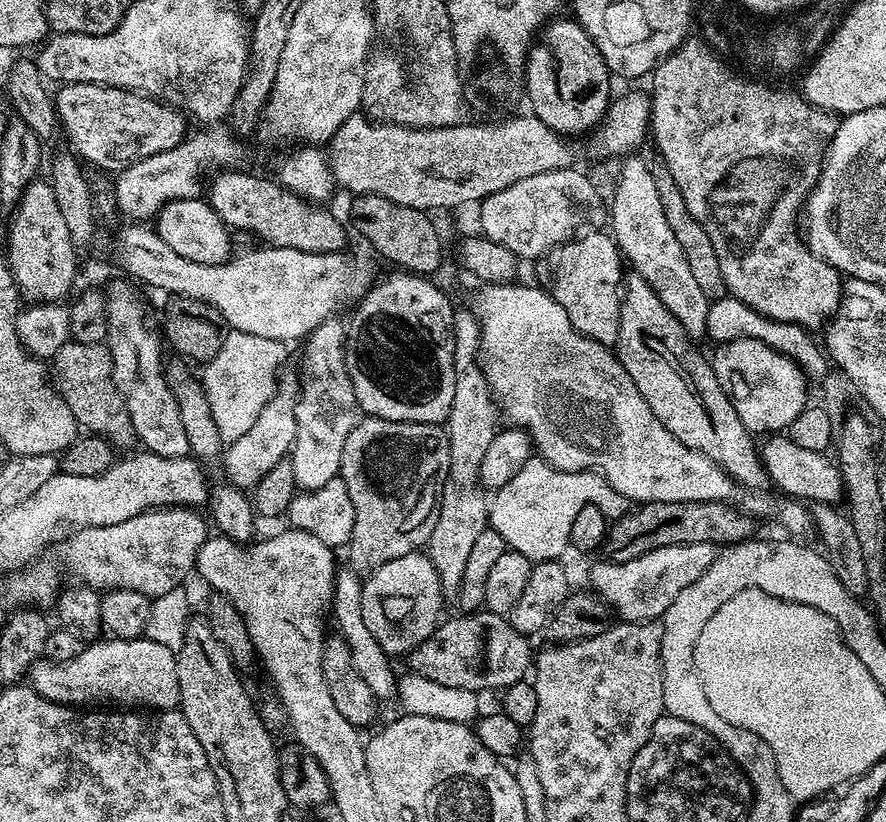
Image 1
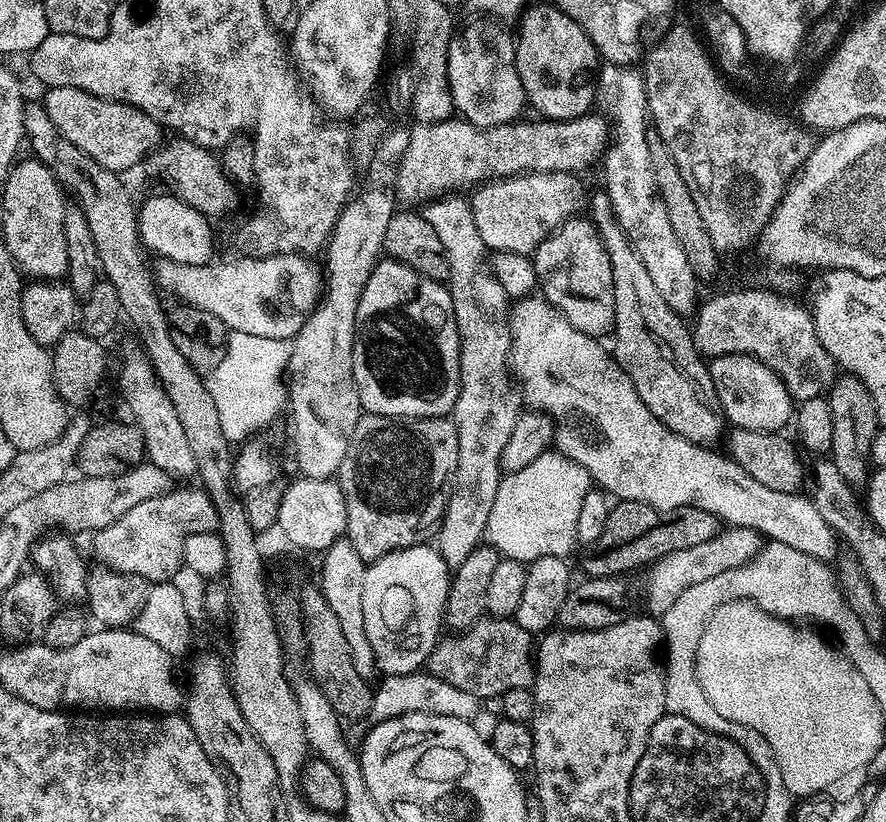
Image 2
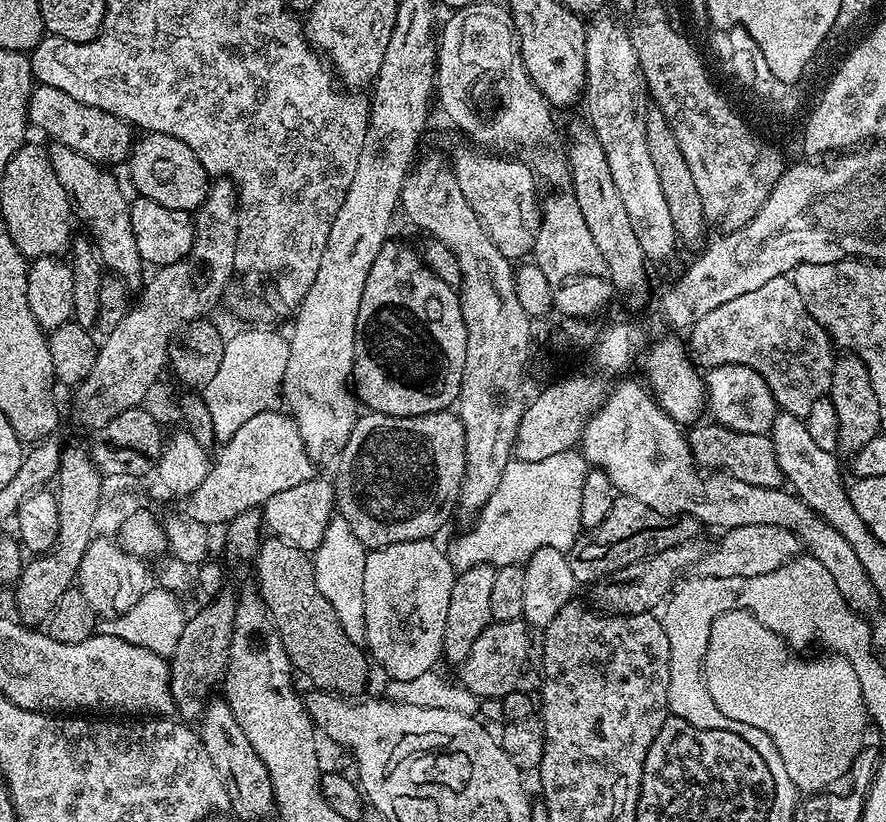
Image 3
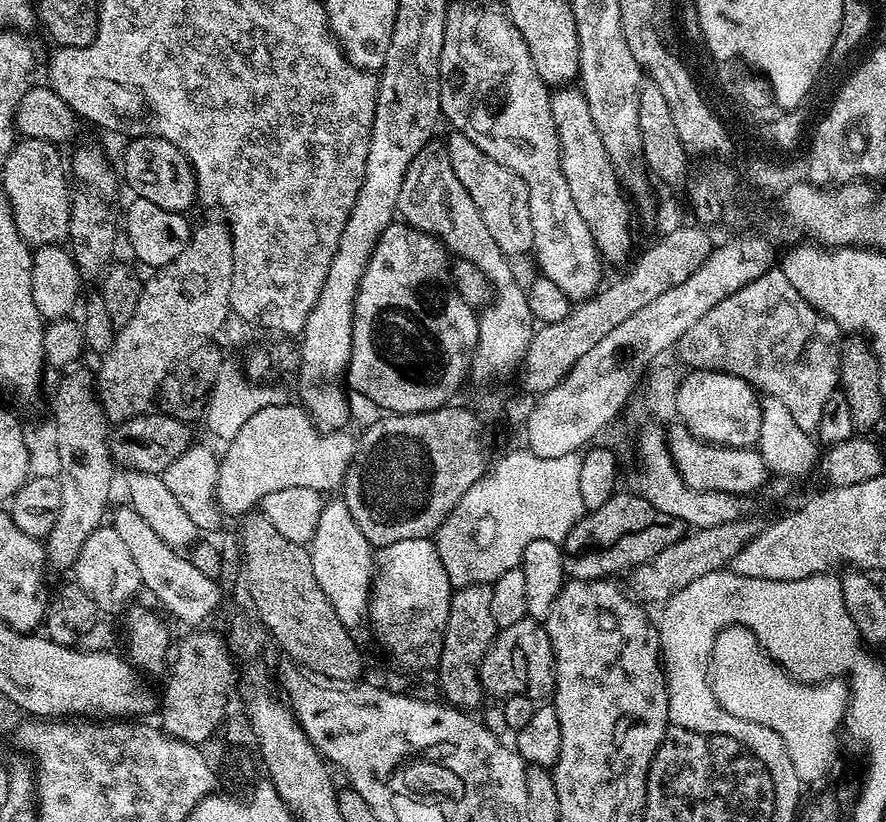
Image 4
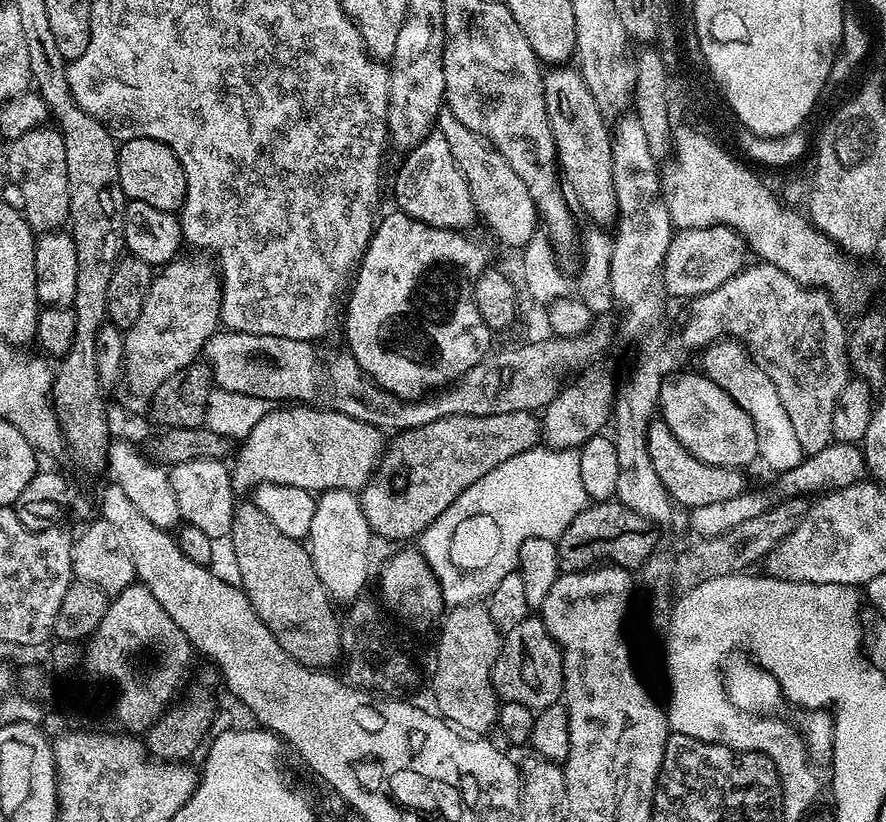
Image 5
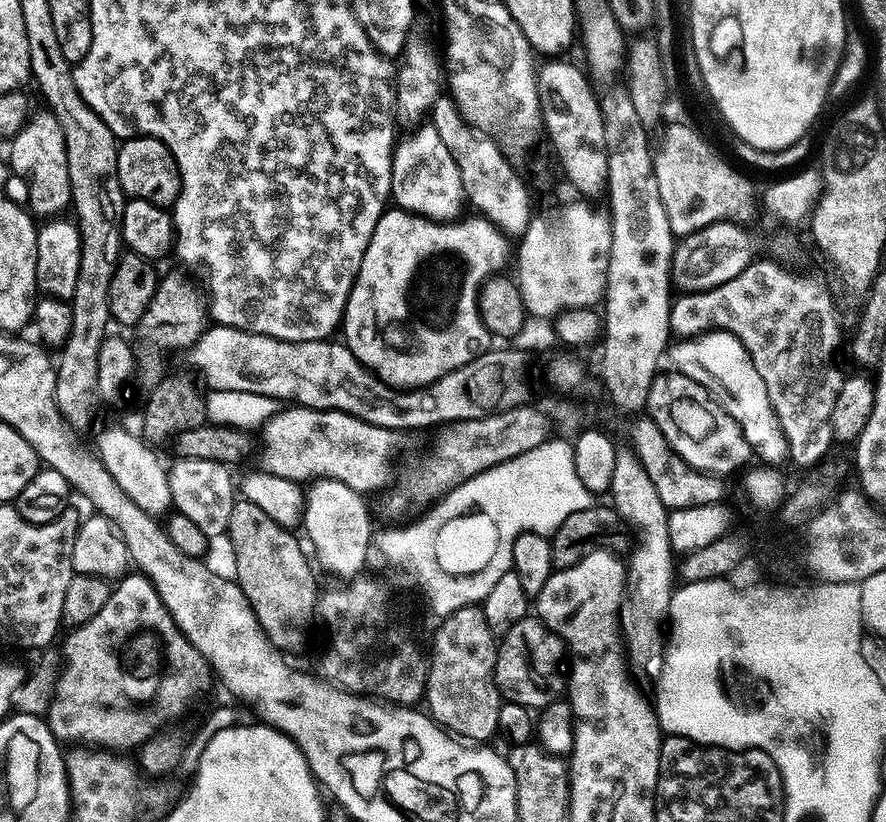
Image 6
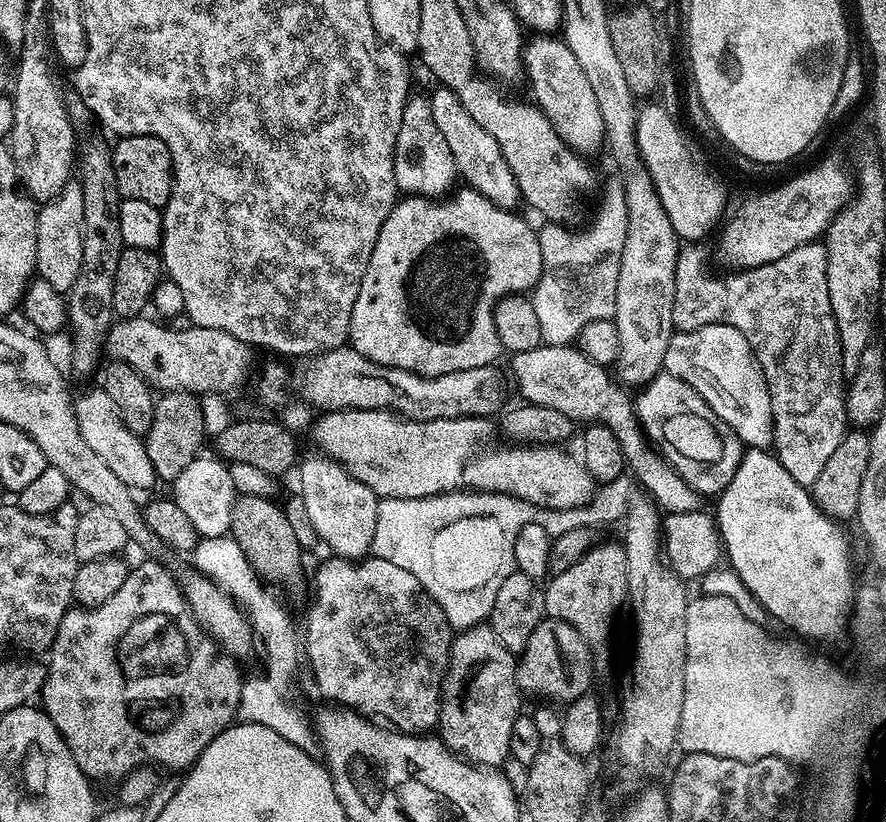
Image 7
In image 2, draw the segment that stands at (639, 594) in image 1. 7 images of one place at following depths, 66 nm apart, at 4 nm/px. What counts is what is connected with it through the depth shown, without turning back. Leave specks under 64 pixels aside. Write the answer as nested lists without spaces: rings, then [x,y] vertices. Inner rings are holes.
[[[725,527],[719,535],[710,538],[710,542],[701,542],[698,546],[690,546],[690,550],[674,550],[651,565],[648,585],[642,592],[642,600],[648,603],[647,611],[653,617],[663,617],[685,594],[691,593],[698,582],[710,582],[710,578],[718,578],[718,574],[726,574],[726,570],[740,568],[748,564],[760,553],[766,543],[765,537],[752,528]]]

